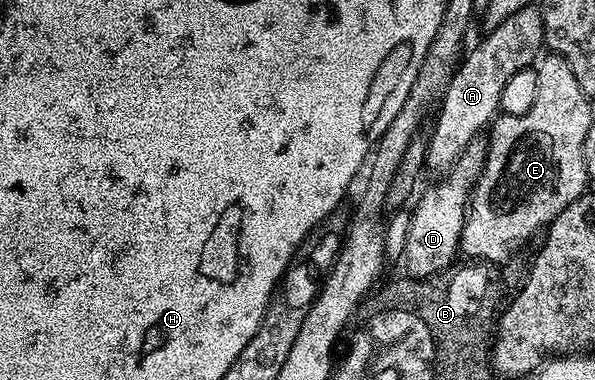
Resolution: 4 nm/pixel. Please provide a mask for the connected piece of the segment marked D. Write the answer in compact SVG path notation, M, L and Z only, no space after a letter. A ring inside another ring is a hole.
M476 138L457 158L457 162L423 197L414 201L411 225L407 231L407 241L402 259L407 260L406 275L411 278L426 278L446 272L456 263L455 255L460 255L459 239L467 221L467 205L471 199L471 189L481 174L487 157L487 140Z

